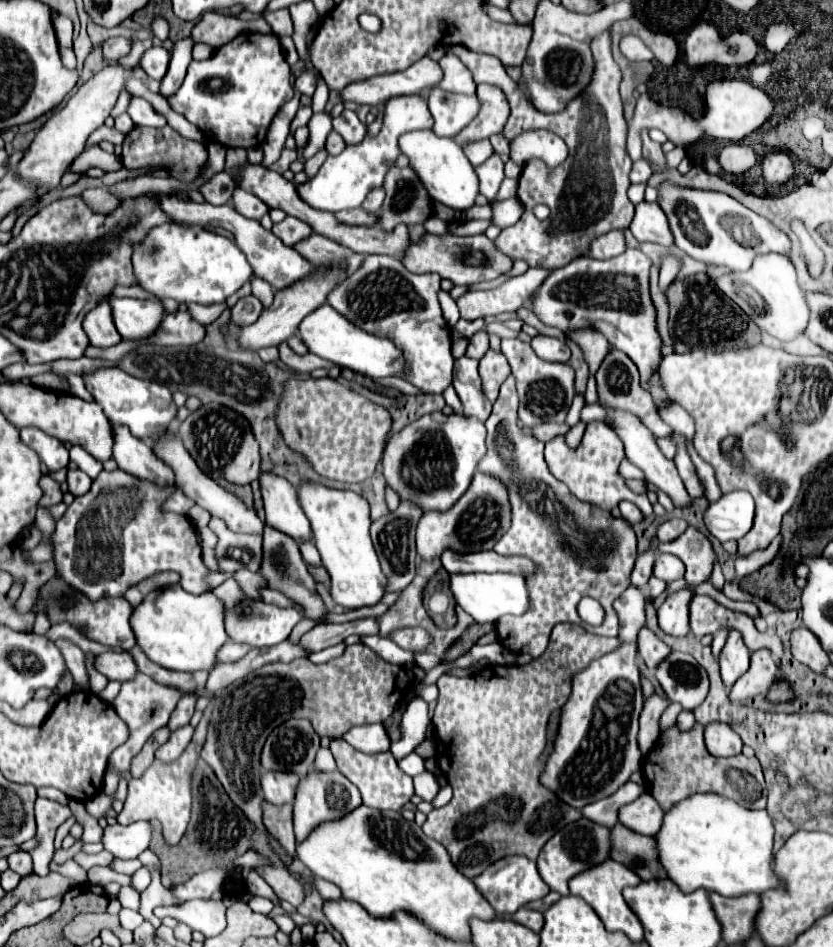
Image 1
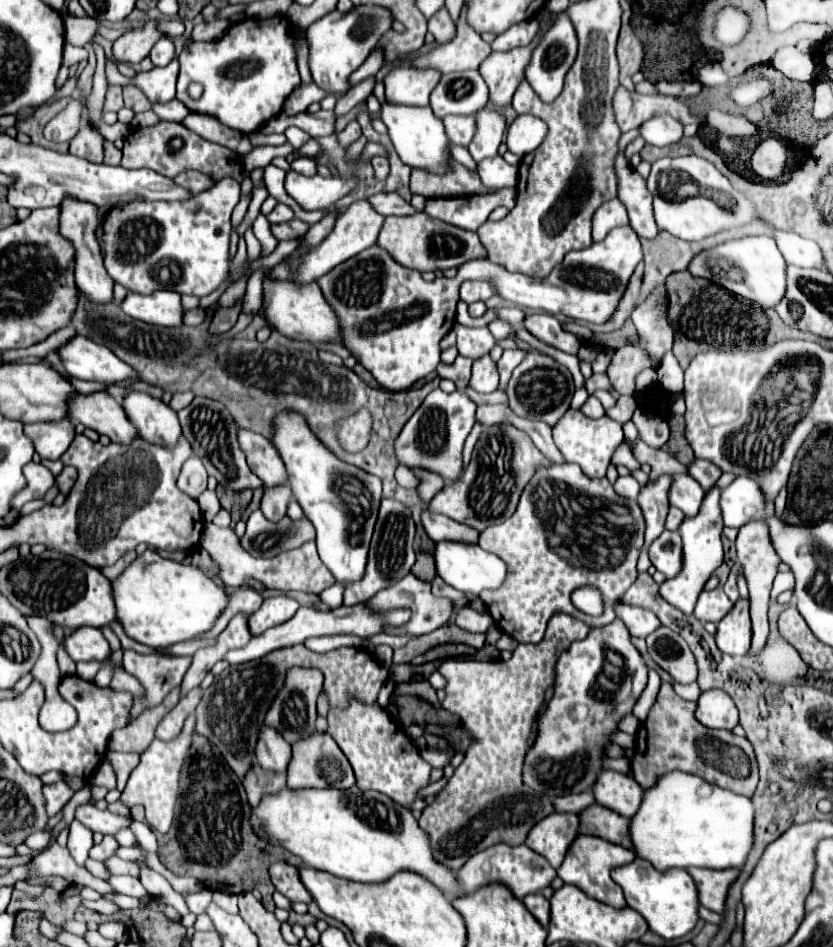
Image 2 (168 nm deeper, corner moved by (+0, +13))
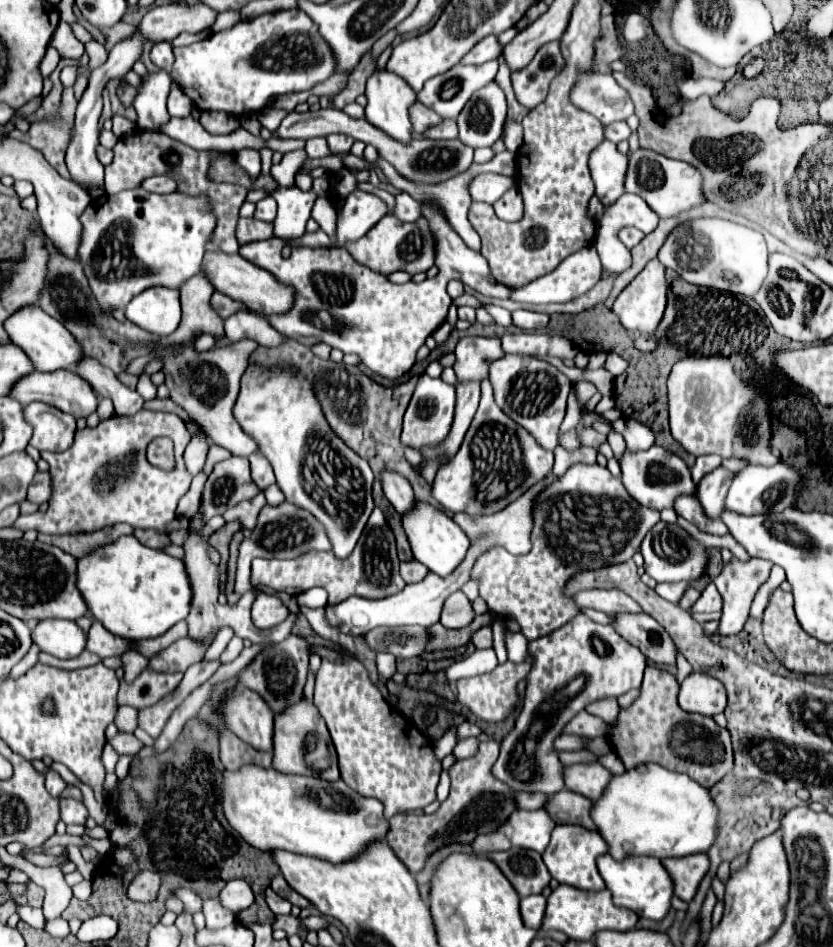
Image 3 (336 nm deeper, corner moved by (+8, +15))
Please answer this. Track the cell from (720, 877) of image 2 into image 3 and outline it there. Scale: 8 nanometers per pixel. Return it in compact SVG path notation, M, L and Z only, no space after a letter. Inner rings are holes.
M707 854L683 856L683 860L661 860L661 864L667 868L667 872L673 880L675 894L685 902L693 900L701 878L709 870Z

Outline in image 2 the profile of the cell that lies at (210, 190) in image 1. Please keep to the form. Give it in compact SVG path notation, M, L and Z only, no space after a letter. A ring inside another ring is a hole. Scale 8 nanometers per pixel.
M193 170L175 176L175 182L185 186L187 190L191 190L193 194L199 194L199 192L209 190L211 186L215 186L215 180L209 174L199 174L199 172L193 172Z

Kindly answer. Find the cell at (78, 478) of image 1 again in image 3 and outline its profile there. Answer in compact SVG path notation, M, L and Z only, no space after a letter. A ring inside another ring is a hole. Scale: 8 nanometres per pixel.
M37 472L29 490L27 490L27 500L35 502L35 504L43 504L47 502L51 496L51 480L47 472Z

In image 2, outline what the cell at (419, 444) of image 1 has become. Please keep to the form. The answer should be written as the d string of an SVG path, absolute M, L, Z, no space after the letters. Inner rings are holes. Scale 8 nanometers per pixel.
M439 388L433 390L395 438L395 456L399 464L411 470L423 468L435 472L445 482L457 482L463 472L463 444L475 424L475 408L475 402L459 390L453 394L445 394Z

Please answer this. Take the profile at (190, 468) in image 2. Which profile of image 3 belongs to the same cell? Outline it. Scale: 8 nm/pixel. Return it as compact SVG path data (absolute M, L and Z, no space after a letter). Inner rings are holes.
M191 436L191 442L187 444L185 450L185 462L191 474L197 474L203 470L205 460L207 460L207 450L209 450L211 442L207 440L207 436Z

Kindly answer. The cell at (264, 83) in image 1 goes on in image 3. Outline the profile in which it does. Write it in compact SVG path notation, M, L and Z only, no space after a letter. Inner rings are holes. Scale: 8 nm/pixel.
M299 8L275 10L253 20L241 20L231 30L217 32L207 40L201 40L185 48L173 48L173 52L173 84L177 84L199 110L223 110L233 116L259 112L265 108L271 96L311 90L313 86L329 80L335 74L335 56L331 56L331 48L327 48L327 42L323 40L323 36L319 36L319 28L315 28L315 22Z

